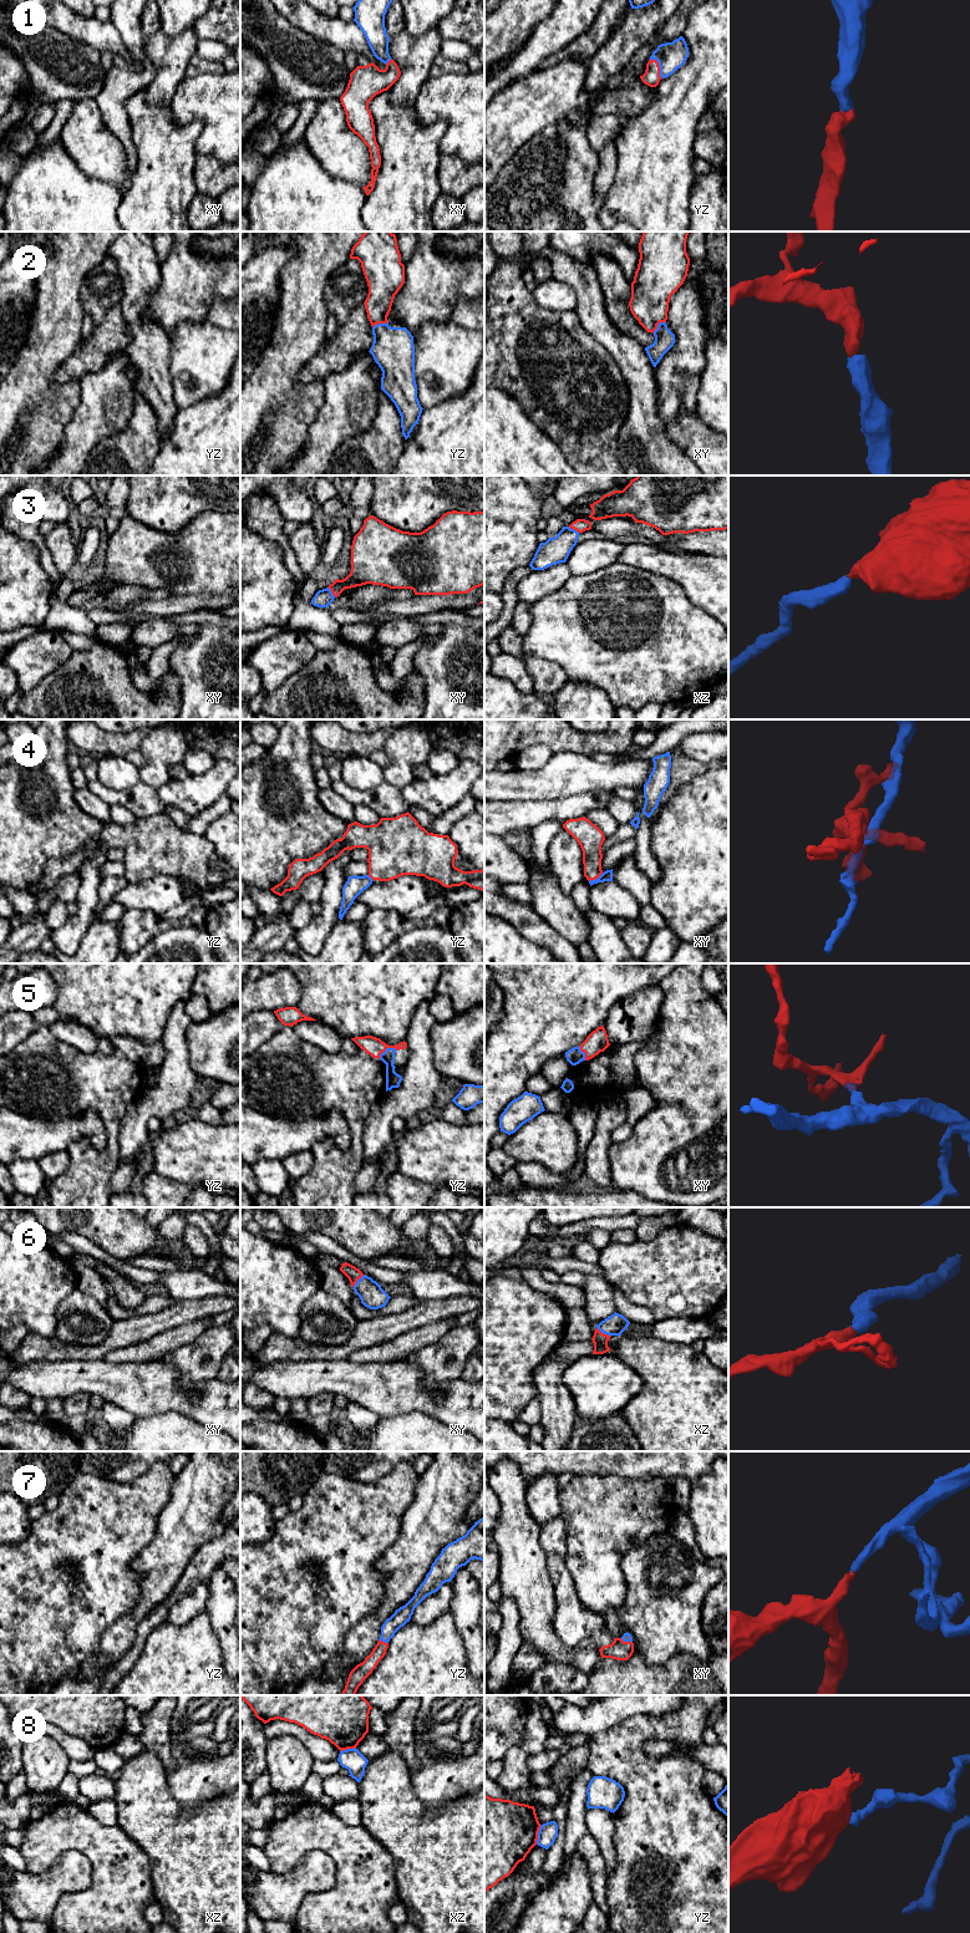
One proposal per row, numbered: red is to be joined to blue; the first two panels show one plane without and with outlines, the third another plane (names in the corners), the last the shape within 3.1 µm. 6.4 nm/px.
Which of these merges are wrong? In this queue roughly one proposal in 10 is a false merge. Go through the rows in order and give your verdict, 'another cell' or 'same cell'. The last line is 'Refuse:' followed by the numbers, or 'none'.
1: same cell
2: same cell
3: same cell
4: same cell
5: same cell
6: same cell
7: same cell
8: another cell
Refuse: 8

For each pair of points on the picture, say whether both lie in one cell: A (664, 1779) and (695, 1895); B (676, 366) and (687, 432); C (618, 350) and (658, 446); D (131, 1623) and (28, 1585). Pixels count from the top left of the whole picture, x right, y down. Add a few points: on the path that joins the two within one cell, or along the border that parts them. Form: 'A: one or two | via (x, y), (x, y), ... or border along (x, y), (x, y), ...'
A: one | via (665, 1807), (669, 1852), (680, 1866)
B: two | border along (695, 408), (692, 411), (682, 410), (666, 425)
C: one | via (639, 374), (643, 393), (643, 422)
D: two | border along (138, 1597), (135, 1606), (121, 1614), (100, 1641)

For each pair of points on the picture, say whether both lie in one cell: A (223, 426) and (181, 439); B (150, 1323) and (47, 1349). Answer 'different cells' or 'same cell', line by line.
A: same cell
B: same cell

